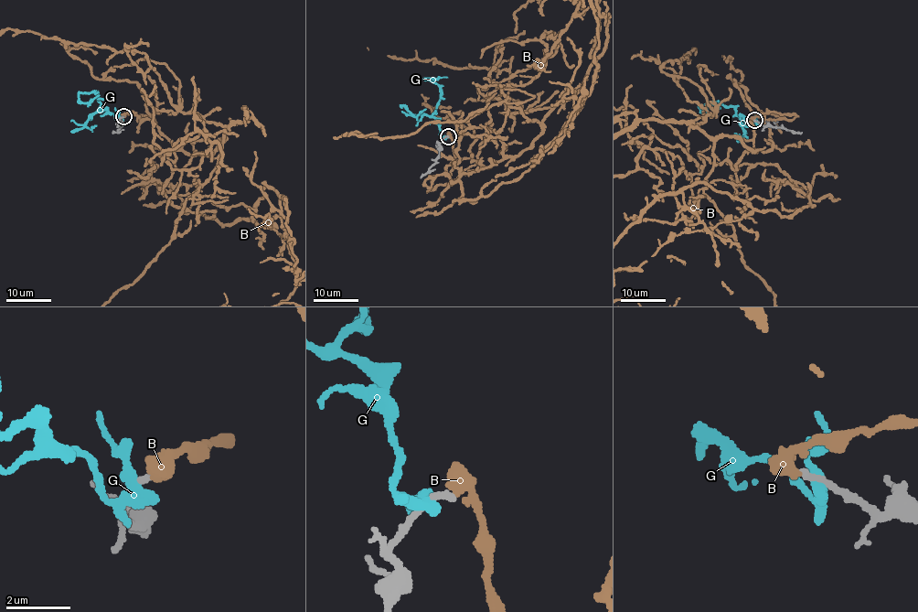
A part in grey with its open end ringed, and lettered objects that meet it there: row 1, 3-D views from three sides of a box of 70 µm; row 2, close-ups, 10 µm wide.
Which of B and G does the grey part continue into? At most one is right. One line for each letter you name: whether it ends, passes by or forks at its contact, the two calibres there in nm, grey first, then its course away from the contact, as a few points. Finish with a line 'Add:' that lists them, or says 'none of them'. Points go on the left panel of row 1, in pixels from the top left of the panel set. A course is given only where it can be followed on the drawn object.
Add: none of them

